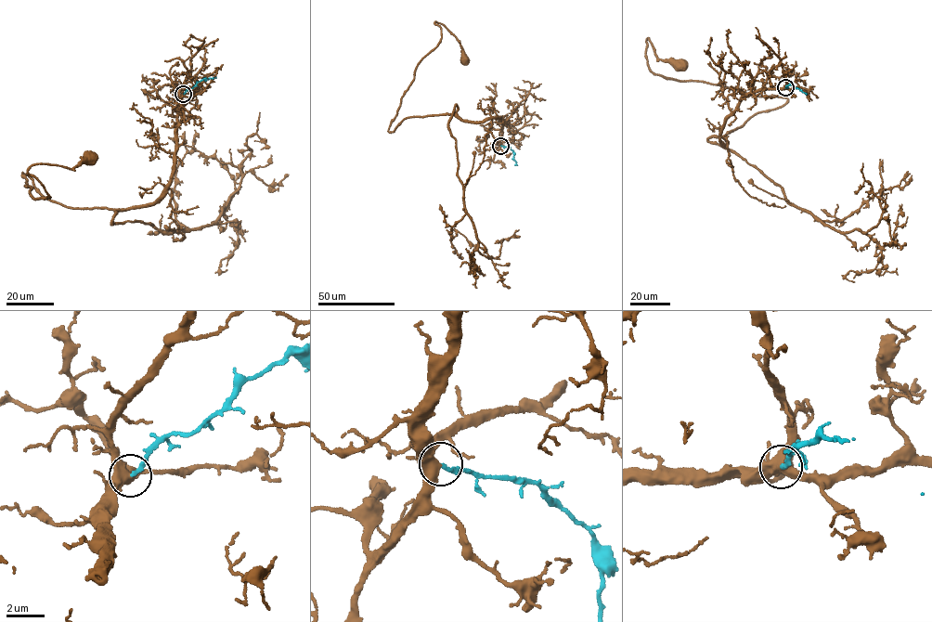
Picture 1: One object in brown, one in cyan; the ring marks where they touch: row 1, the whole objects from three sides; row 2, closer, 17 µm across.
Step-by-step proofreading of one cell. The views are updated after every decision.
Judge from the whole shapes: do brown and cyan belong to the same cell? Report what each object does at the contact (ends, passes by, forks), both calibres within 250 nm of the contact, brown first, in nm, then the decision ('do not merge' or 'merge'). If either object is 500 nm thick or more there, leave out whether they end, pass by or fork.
brown forks there; cyan ends there; 440 nm thick on the brown side, 200 nm on the other; merge

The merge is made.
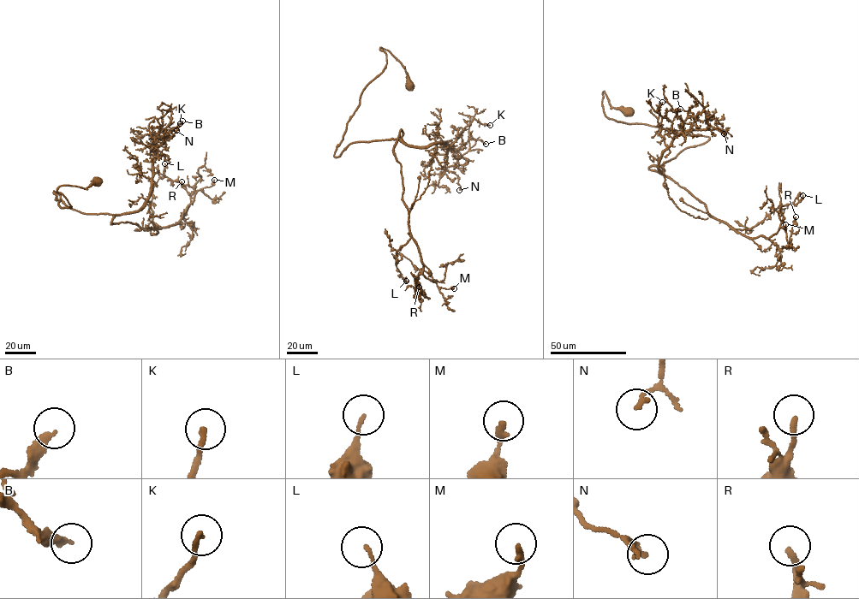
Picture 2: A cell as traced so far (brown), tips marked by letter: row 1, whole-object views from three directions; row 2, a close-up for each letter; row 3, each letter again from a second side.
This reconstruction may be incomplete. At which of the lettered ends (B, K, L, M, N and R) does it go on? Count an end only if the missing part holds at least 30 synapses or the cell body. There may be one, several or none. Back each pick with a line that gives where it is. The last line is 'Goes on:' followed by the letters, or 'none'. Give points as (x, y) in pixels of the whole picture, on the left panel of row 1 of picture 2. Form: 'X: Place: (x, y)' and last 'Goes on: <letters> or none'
Goes on: none

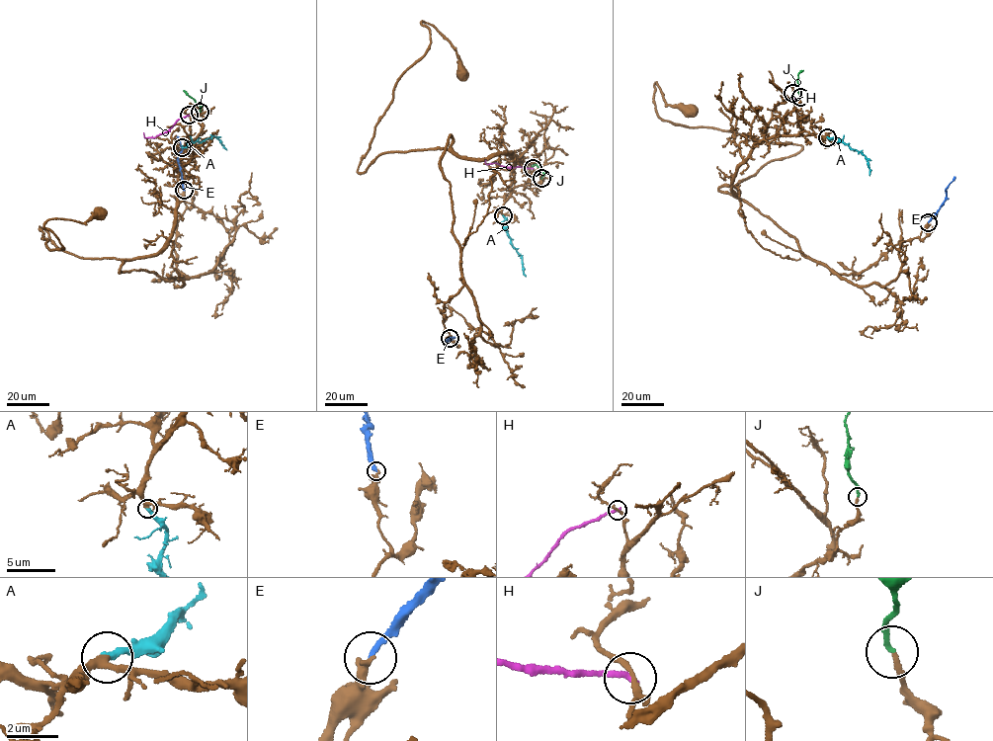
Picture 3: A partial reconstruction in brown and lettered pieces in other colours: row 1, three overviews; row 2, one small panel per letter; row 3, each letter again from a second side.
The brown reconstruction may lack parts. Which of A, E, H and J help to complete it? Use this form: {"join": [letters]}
{"join": ["A", "J"]}

